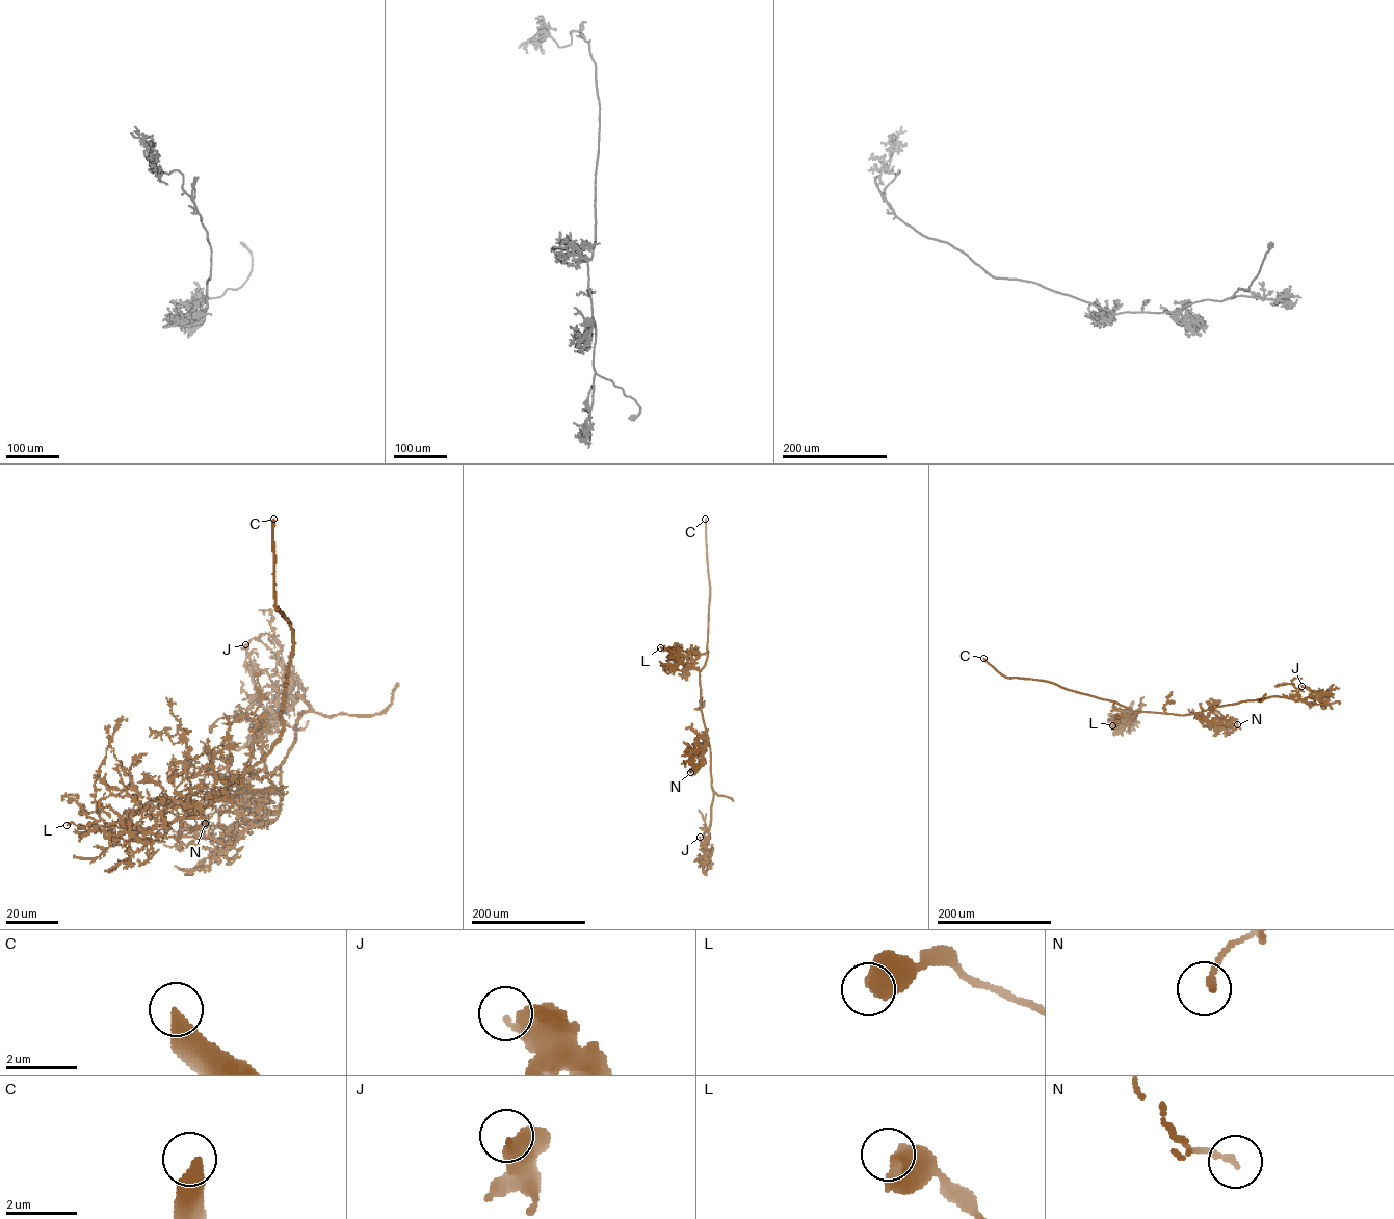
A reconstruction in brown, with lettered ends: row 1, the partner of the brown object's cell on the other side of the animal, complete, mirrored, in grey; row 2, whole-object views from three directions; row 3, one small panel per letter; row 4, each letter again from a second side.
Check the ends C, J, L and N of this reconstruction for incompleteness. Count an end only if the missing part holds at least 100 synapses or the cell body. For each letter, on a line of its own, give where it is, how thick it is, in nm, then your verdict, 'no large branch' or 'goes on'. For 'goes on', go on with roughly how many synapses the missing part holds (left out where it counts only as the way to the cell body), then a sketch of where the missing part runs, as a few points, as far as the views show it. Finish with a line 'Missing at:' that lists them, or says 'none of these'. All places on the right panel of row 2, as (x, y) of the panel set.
C: at (983, 658); 480 nm thick; goes on; about 2500 synapses
J: at (1302, 686); 400 nm thick; no large branch
L: at (1112, 725); 650 nm thick; no large branch
N: at (1237, 724); 180 nm thick; no large branch
Missing at: C

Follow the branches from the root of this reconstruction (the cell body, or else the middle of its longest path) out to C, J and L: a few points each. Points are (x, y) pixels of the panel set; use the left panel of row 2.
C: (251, 769), (245, 764), (246, 770), (256, 765), (282, 734), (292, 650), (292, 629), (275, 608), (273, 519)
J: (251, 769), (261, 779), (284, 761), (310, 707), (298, 694), (280, 706), (285, 697), (245, 644)
L: (251, 769), (245, 764), (245, 771), (201, 810), (160, 824), (137, 840), (122, 823), (90, 830), (67, 825)

